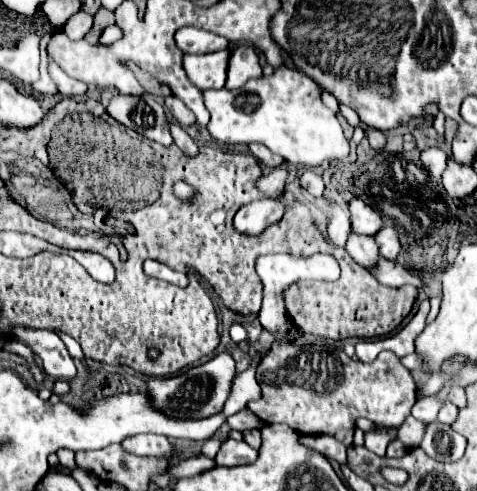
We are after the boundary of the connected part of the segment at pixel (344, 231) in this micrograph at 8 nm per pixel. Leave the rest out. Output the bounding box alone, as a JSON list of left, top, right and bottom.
[326,197,350,247]

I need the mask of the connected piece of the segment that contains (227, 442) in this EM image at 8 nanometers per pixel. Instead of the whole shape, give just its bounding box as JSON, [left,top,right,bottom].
[216,439,258,467]

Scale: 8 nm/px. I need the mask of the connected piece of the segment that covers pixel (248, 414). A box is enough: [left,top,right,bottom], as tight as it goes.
[226,409,264,431]

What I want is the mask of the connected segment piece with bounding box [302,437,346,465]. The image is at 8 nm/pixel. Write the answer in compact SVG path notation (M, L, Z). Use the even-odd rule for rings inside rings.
M302 437L302 445L320 451L328 459L336 459L340 465L346 459L346 447L340 445L334 437Z

